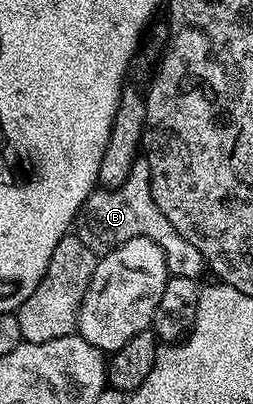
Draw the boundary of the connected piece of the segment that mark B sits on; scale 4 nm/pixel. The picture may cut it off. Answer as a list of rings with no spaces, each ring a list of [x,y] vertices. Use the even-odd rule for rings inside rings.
[[[138,158],[131,166],[131,174],[118,188],[98,187],[83,202],[83,206],[77,211],[75,221],[75,234],[97,257],[103,257],[111,250],[123,246],[123,242],[131,242],[131,238],[151,238],[159,250],[163,250],[163,258],[167,262],[167,270],[170,276],[179,278],[191,278],[200,281],[203,261],[199,250],[163,218],[163,210],[155,206],[155,198],[151,194],[151,182],[149,181],[149,167],[143,158]]]

